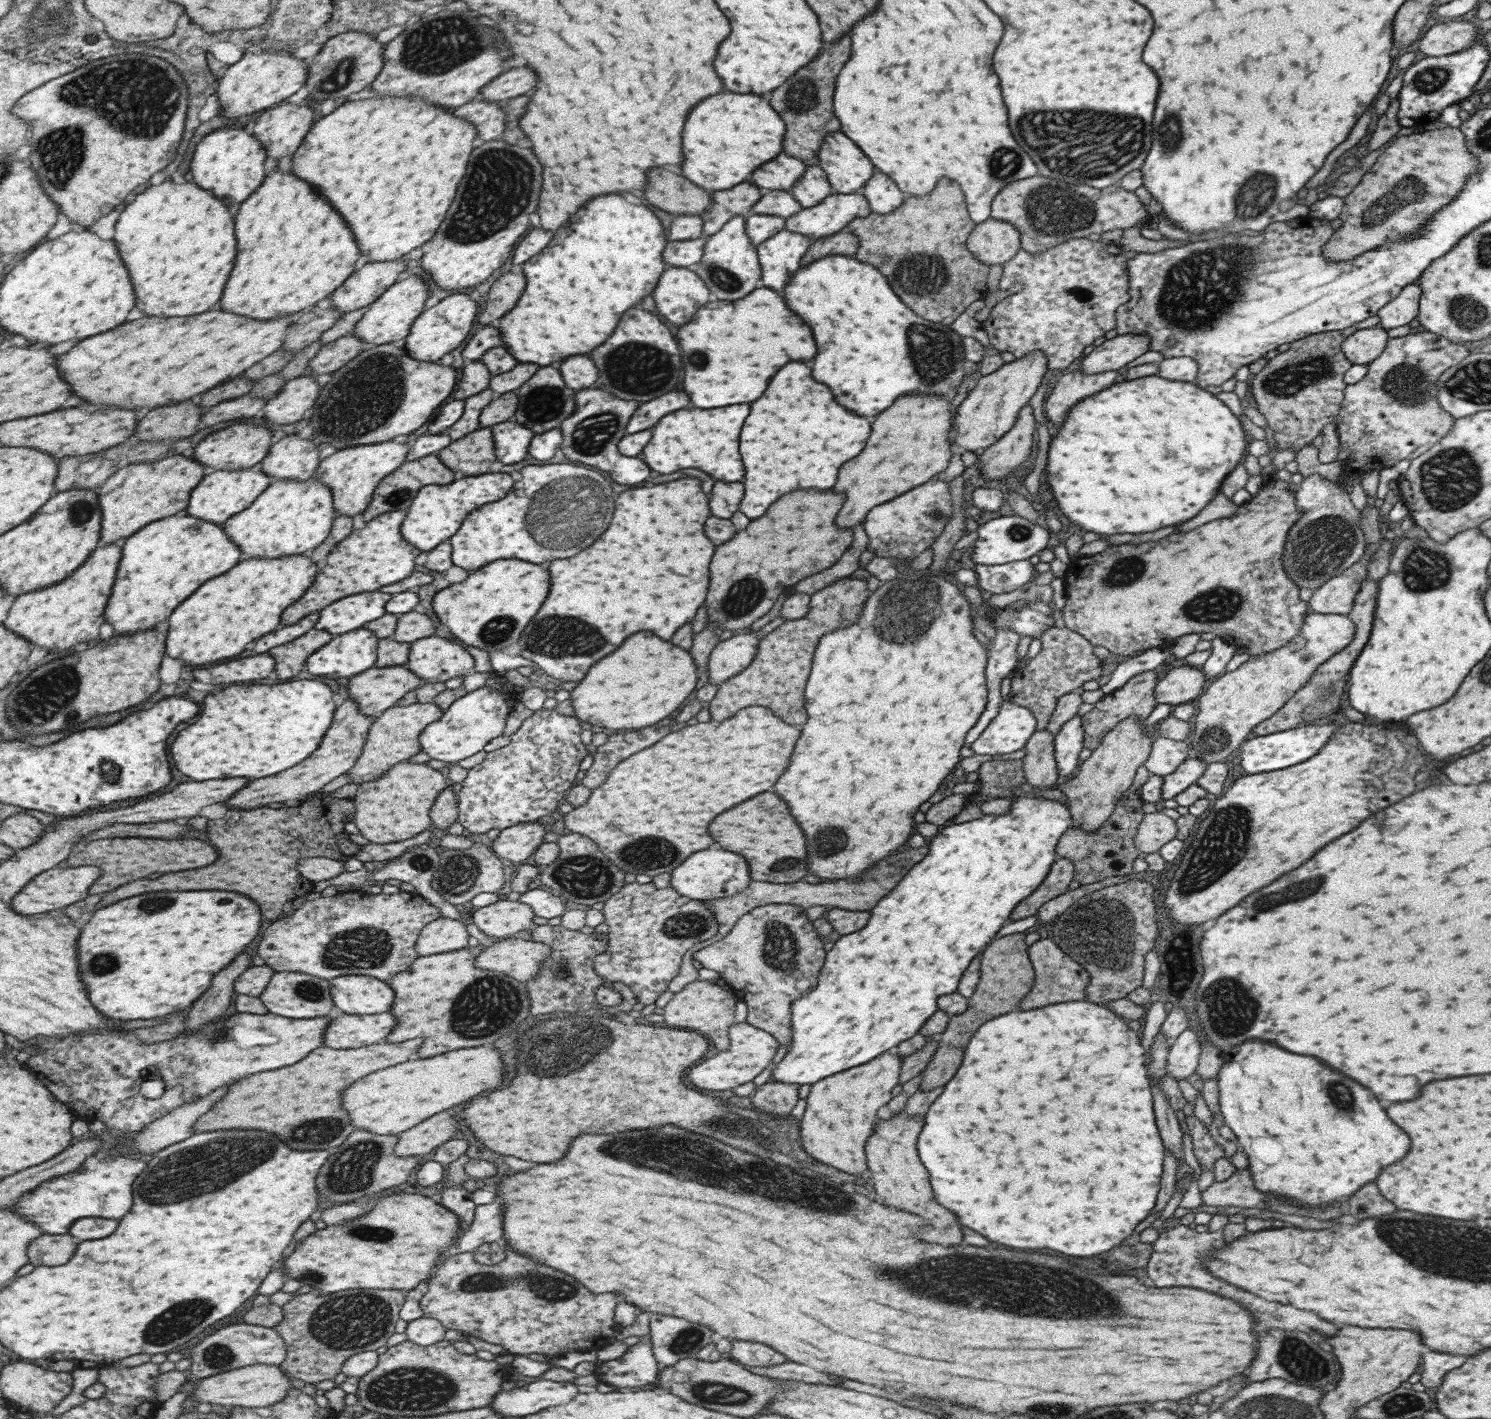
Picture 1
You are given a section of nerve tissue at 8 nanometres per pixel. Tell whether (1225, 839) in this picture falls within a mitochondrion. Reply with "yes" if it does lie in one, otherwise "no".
yes

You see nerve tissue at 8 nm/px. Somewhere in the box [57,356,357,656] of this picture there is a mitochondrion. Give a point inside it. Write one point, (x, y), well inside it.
(79, 512)

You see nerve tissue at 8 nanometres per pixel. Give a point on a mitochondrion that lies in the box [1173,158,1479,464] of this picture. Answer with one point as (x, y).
(1287, 380)

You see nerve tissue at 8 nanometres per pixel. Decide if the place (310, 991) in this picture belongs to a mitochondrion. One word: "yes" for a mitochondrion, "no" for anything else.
yes

